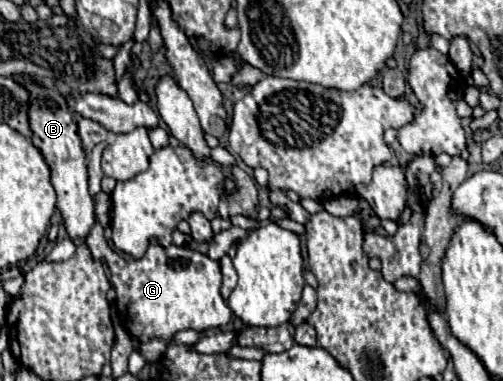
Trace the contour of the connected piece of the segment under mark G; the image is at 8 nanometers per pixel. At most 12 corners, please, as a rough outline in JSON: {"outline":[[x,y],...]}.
{"outline":[[188,246],[112,252],[108,264],[122,326],[138,340],[222,328],[220,262]]}

